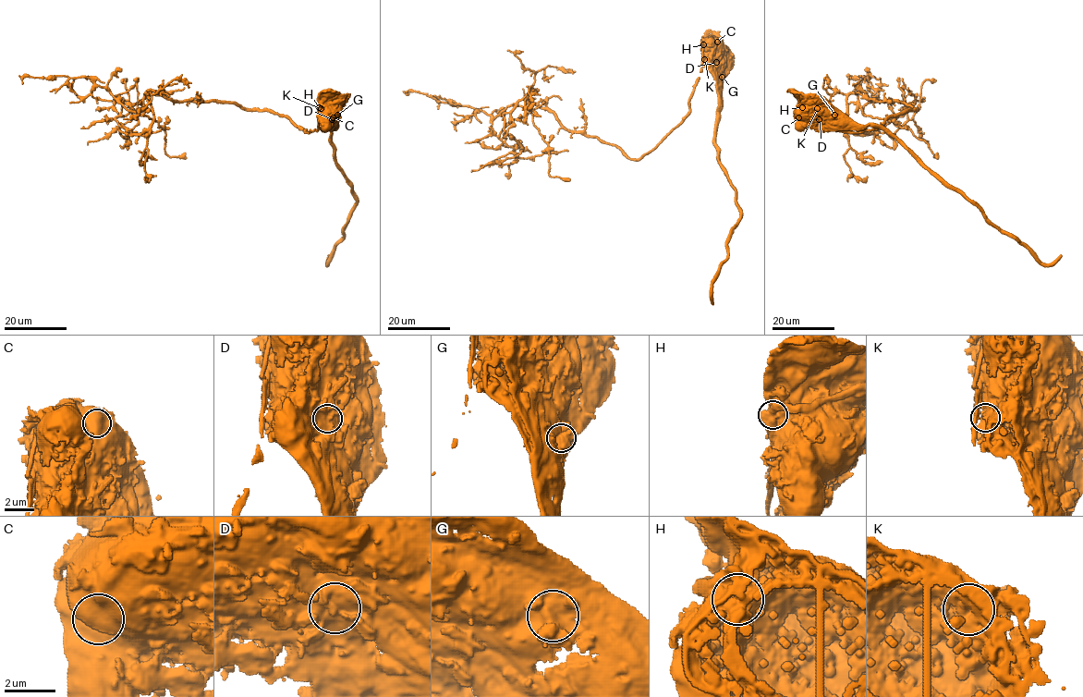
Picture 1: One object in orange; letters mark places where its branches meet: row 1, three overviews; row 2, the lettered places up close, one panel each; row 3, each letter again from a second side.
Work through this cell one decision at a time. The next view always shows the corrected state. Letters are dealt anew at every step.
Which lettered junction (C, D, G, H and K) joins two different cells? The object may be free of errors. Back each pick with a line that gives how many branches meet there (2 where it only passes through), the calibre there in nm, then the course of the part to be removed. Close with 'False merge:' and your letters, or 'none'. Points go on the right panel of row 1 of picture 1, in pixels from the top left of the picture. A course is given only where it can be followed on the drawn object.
H: 2 branches meet; 800 nm thick; foreign part runs (802, 106), (823, 128), (854, 132), (916, 109), (851, 92), (848, 128), (869, 134), (915, 103), (908, 87)
False merge: H

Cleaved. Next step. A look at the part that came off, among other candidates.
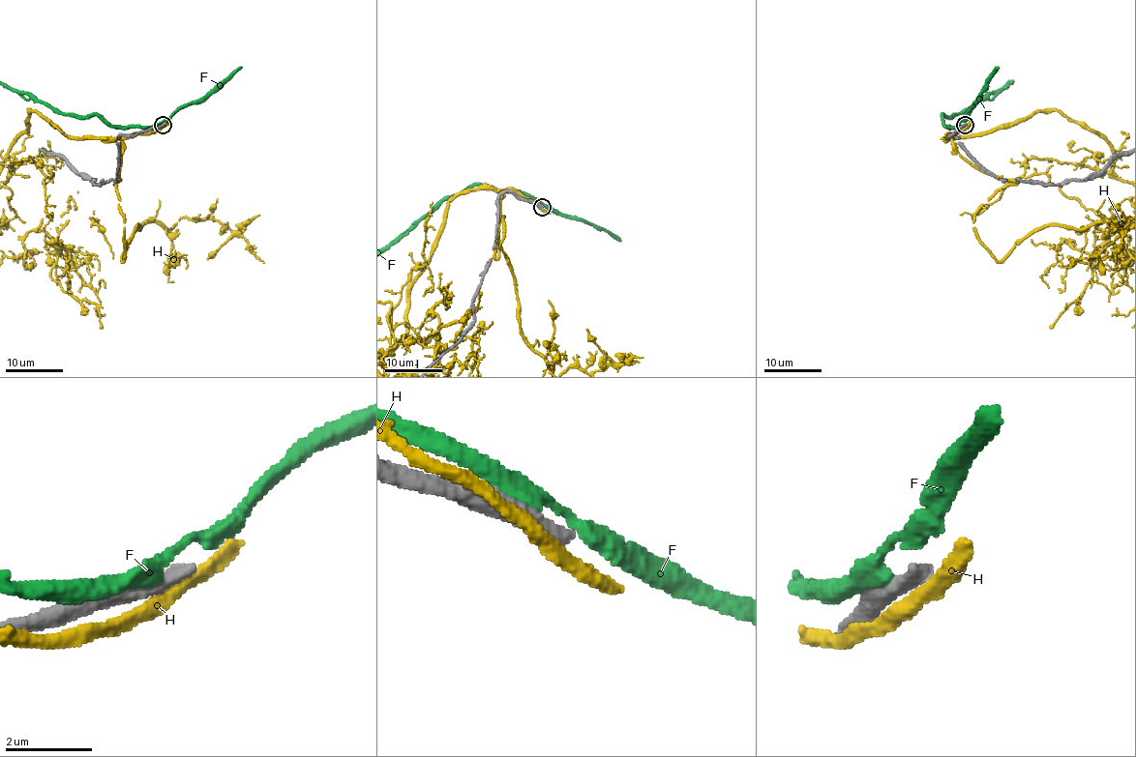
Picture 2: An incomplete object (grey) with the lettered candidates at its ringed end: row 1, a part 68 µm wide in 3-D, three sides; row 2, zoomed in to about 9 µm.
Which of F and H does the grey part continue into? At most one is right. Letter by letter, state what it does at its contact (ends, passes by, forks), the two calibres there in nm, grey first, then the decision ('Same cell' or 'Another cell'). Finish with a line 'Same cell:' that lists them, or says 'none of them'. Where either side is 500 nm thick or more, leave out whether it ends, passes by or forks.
F: It passes by. Thickness 460 nm (grey) against 400 nm. Another cell
H: Thickness 550 nm (grey) against 360 nm. Another cell
Same cell: none of them

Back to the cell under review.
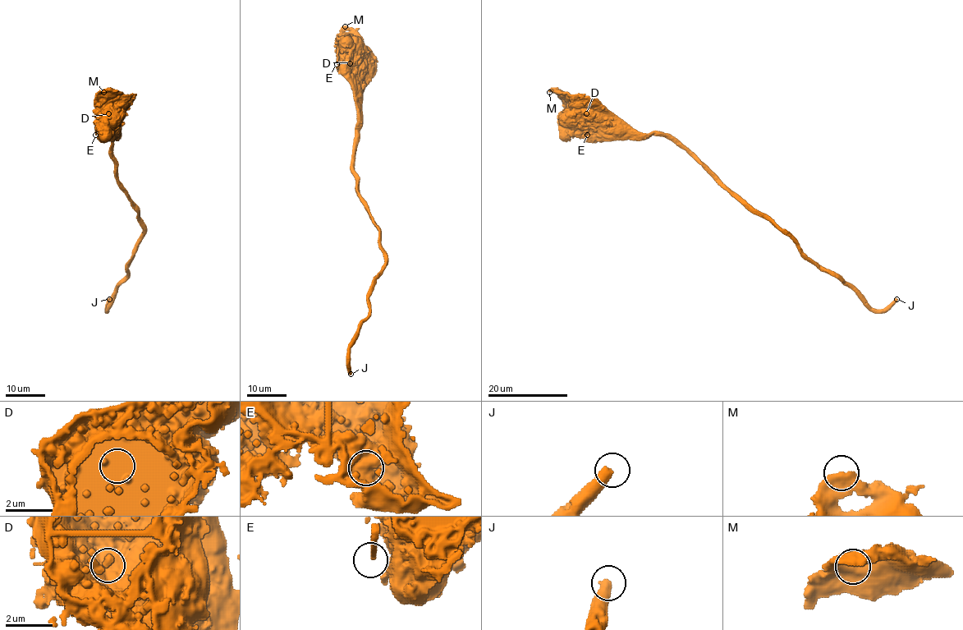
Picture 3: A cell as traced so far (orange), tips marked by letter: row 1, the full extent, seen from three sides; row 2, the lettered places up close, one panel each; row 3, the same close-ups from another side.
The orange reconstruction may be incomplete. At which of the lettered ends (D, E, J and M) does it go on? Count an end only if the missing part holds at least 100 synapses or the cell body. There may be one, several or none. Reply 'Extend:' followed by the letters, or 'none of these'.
Extend: J

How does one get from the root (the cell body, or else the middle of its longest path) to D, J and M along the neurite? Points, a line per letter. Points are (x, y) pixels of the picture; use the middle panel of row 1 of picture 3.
D: (369, 208), (359, 196), (359, 177), (354, 169), (359, 103), (355, 78), (345, 64), (346, 61), (350, 63)
J: (369, 208), (369, 218), (378, 231), (384, 267), (374, 280), (369, 297), (369, 316), (349, 349), (350, 374)
M: (369, 208), (359, 196), (359, 177), (354, 169), (354, 147), (360, 121), (360, 48), (345, 26)

